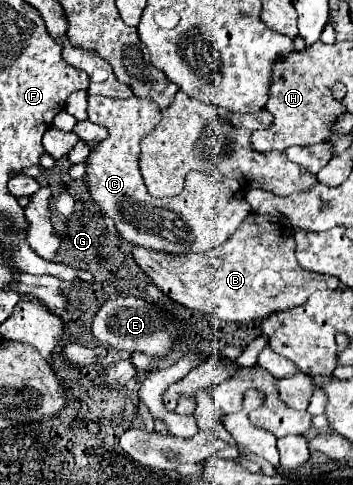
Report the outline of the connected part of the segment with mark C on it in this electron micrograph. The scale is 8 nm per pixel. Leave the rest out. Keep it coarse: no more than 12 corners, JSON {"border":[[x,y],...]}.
{"border":[[88,96],[110,136],[88,156],[96,204],[132,244],[166,254],[226,242],[250,204],[218,172],[154,198],[140,174],[156,102]]}

